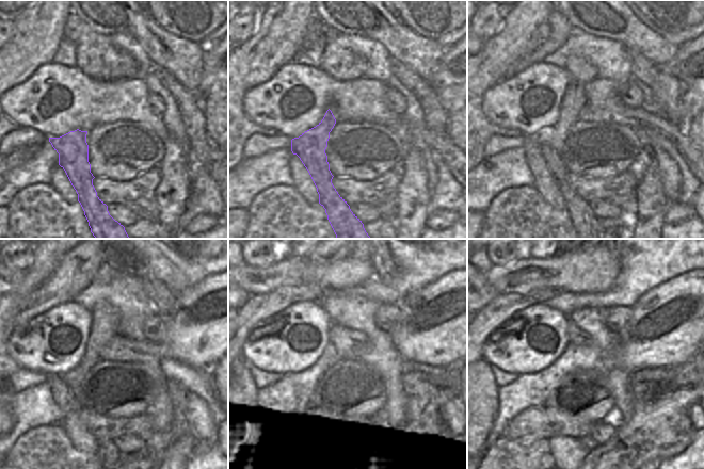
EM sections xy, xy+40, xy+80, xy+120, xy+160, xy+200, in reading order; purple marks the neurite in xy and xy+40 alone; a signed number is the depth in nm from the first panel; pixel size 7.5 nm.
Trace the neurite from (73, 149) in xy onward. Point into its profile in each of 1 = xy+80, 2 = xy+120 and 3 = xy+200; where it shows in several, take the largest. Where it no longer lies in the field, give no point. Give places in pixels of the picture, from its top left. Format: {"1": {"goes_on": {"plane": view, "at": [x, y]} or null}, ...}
{"1": {"goes_on": {"plane": "xy+80", "at": [550, 139]}}, "2": {"goes_on": {"plane": "xy+120", "at": [105, 326]}}, "3": {"goes_on": {"plane": "xy+200", "at": [587, 440]}}}

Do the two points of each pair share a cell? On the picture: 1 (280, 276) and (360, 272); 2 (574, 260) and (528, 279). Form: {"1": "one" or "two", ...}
{"1": "one", "2": "one"}

